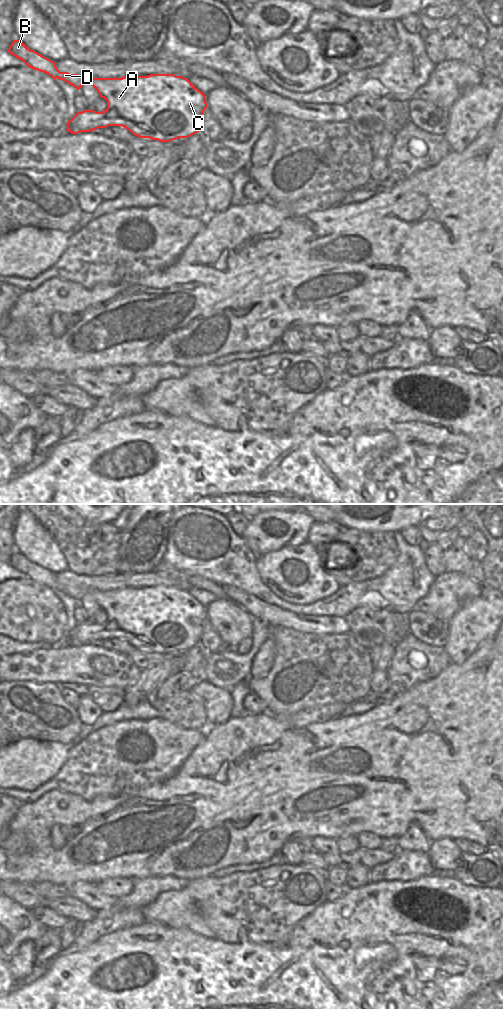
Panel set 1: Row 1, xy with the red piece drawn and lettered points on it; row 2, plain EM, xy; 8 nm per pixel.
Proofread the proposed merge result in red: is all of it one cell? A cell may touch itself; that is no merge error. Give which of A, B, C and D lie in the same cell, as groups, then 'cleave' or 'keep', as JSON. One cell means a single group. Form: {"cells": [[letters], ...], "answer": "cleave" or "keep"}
{"cells": [["A", "B", "C", "D"]], "answer": "keep"}

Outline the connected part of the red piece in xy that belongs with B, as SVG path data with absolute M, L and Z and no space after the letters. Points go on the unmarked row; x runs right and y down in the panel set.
M14 552L8 564L22 572L28 579L64 592L79 602L89 595L107 613L107 621L102 624L84 622L77 624L66 636L72 646L91 644L108 638L122 638L140 650L150 650L160 654L170 654L178 650L188 650L199 644L203 625L207 620L205 607L187 590L174 586L150 586L148 588L124 588L122 590L94 590L68 584L60 584L55 574L30 562L20 552Z

